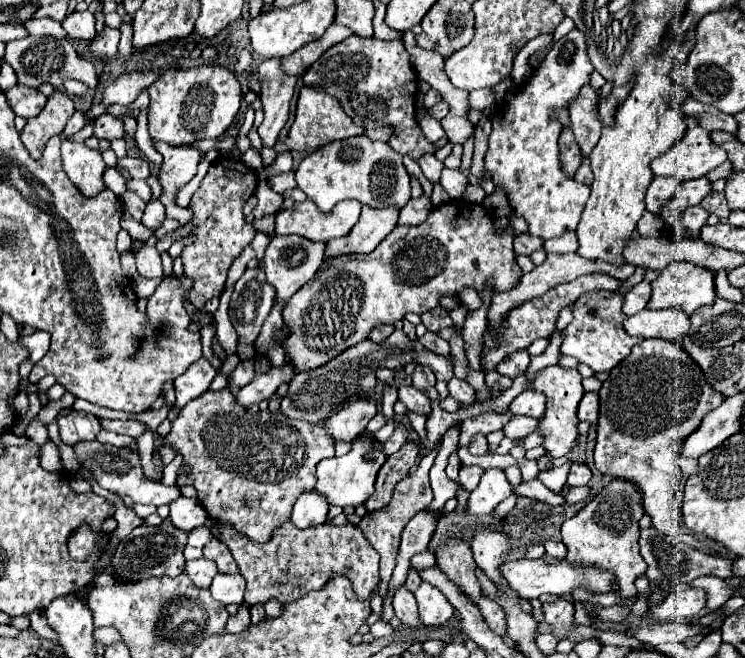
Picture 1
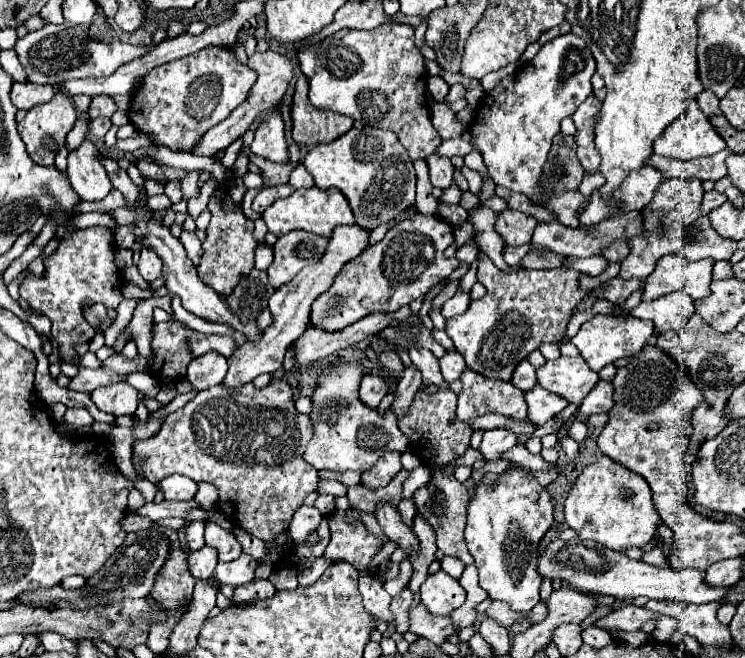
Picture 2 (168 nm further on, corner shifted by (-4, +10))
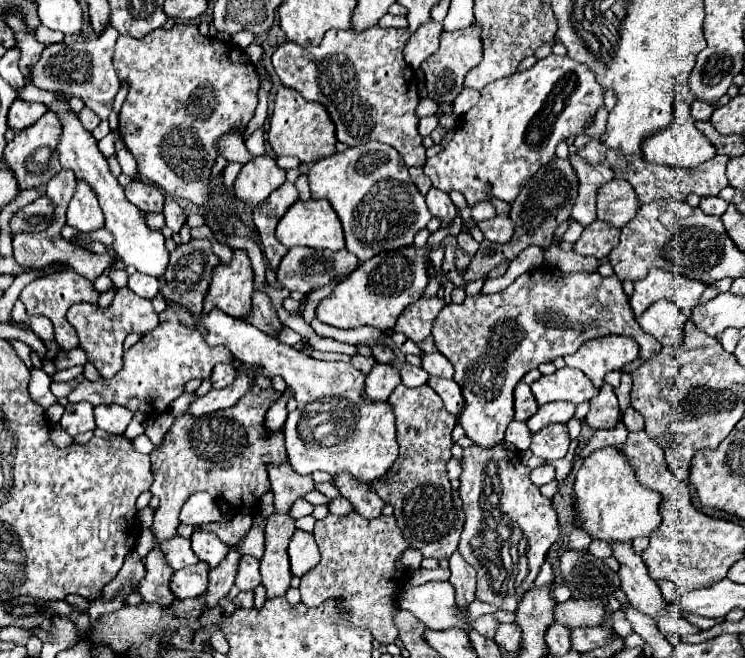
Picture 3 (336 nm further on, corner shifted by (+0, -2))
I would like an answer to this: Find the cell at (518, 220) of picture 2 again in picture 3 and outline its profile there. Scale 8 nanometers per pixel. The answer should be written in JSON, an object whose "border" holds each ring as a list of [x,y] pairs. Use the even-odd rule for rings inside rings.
{"border":[[[495,216],[491,220],[483,220],[479,222],[479,228],[489,242],[497,244],[507,244],[513,236],[513,224],[509,216]]]}

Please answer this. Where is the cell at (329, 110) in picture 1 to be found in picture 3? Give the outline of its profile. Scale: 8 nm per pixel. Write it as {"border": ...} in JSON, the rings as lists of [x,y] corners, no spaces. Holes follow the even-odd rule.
{"border":[[[281,88],[275,98],[275,110],[271,118],[269,142],[277,156],[297,156],[301,162],[317,162],[319,158],[335,154],[335,124],[323,108],[323,104],[307,102],[291,88]]]}

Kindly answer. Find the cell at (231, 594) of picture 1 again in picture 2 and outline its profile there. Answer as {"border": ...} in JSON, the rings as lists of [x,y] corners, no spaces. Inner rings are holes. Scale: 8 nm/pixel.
{"border":[[[241,554],[237,560],[231,562],[219,562],[215,568],[215,578],[221,584],[231,584],[231,586],[241,586],[253,580],[253,572],[257,568],[257,560],[251,558],[249,554]]]}

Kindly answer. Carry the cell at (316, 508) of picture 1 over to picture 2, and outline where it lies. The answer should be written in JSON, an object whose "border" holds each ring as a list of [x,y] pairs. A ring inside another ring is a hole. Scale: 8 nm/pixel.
{"border":[[[299,506],[299,510],[293,514],[293,520],[289,522],[289,536],[295,544],[307,542],[311,532],[317,532],[323,516],[315,506]]]}

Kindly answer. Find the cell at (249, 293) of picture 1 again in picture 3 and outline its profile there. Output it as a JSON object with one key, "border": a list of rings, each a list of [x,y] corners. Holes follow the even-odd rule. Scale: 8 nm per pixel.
{"border":[[[259,290],[253,292],[251,310],[249,310],[249,314],[247,314],[245,320],[247,320],[249,324],[257,326],[259,330],[271,334],[271,336],[275,336],[275,332],[281,328],[281,322],[279,322],[279,318],[277,318],[277,312],[275,312],[269,296],[263,294],[263,292],[259,292]]]}

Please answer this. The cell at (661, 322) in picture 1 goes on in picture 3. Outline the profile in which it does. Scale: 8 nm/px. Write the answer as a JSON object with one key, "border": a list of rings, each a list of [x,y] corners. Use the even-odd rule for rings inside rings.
{"border":[[[669,300],[655,302],[641,316],[637,316],[637,322],[643,332],[651,334],[661,344],[679,346],[683,342],[683,328],[685,328],[687,318],[677,308],[677,304]]]}

